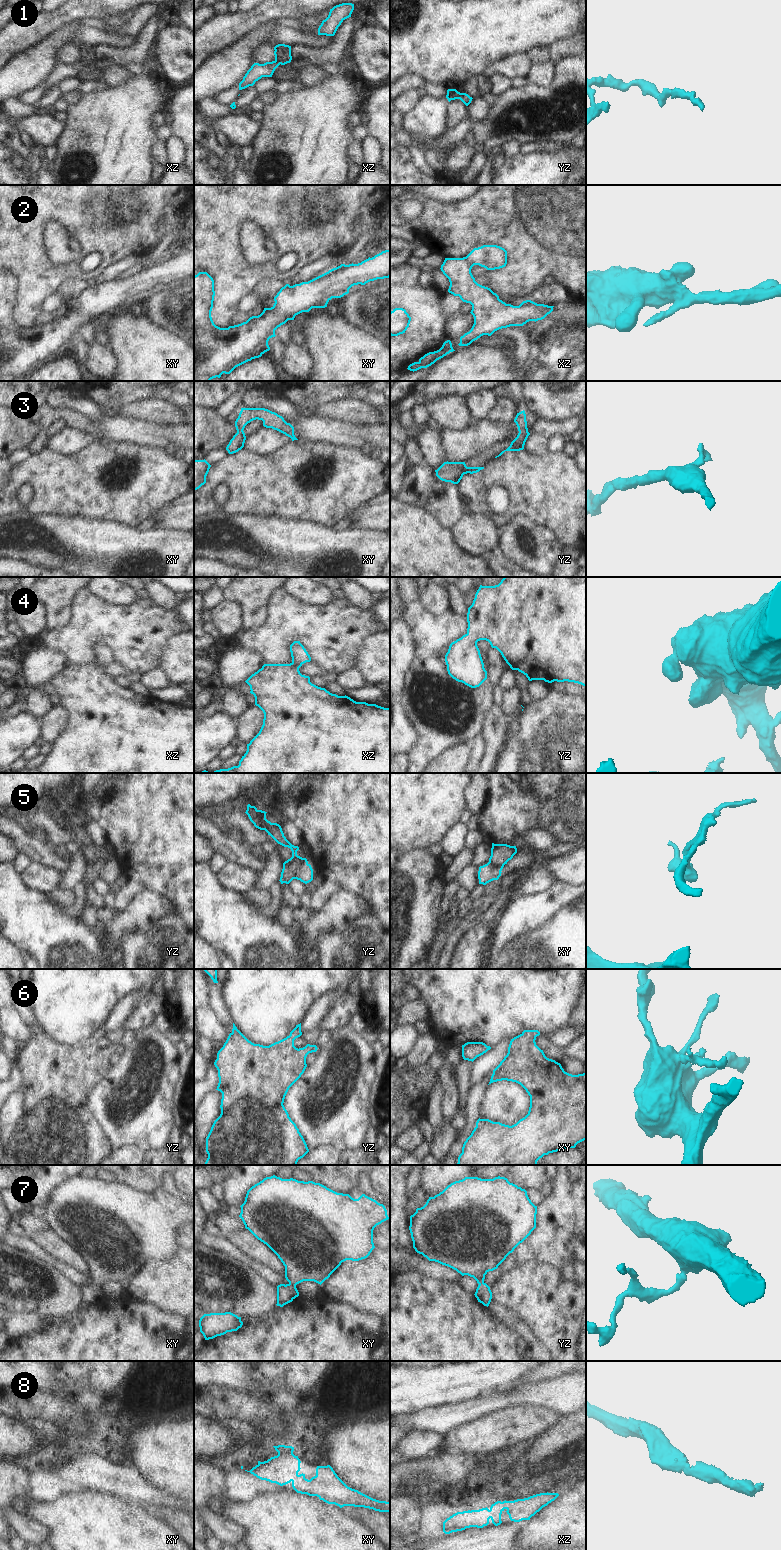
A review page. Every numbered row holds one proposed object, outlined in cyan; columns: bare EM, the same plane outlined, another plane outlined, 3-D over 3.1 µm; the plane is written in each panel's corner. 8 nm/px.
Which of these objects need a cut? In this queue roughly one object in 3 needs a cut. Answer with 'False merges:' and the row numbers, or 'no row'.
False merges: 5.

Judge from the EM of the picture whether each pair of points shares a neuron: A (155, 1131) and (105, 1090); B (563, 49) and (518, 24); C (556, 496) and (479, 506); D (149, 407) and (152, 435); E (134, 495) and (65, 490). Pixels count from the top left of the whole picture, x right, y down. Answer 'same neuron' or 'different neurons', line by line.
A: same neuron
B: different neurons
C: same neuron
D: different neurons
E: same neuron

